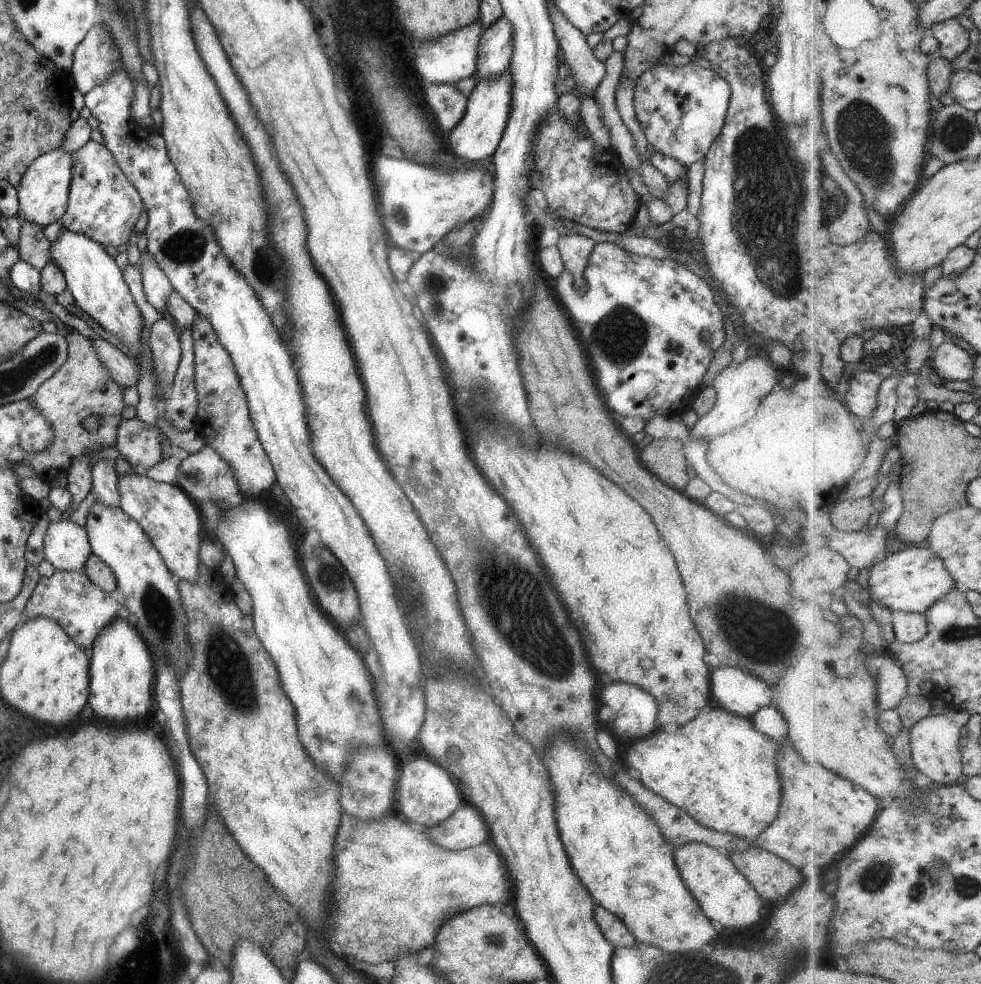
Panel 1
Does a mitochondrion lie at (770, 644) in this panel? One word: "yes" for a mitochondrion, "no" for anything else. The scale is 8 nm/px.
yes

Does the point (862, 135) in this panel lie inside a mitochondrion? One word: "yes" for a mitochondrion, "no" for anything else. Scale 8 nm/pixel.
yes

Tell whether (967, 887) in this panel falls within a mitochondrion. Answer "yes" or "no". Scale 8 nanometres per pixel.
yes

